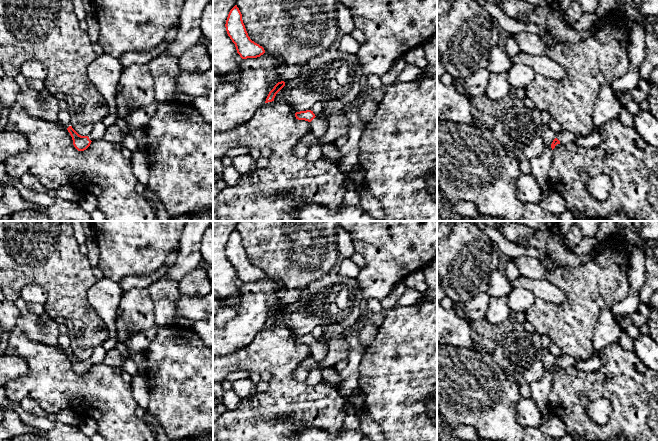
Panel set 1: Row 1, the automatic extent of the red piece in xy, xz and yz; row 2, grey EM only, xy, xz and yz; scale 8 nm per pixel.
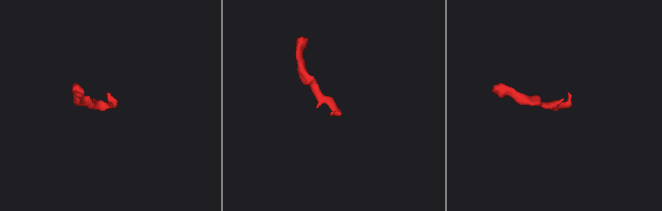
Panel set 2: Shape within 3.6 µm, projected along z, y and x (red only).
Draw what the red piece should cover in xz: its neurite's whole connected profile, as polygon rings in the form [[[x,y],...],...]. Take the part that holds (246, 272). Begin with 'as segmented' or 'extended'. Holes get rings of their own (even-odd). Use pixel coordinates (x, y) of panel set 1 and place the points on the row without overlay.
as segmented; [[[235,229],[229,236],[226,244],[226,255],[235,268],[237,277],[242,283],[257,282],[265,277],[262,270],[250,263],[242,244],[242,238]]]

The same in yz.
extended; [[[562,353],[561,356],[556,357],[556,362],[553,364],[551,372],[553,374],[555,370],[560,367],[575,366],[579,361],[580,360],[575,357]]]

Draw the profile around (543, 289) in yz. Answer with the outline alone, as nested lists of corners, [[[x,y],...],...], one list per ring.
[[[520,276],[518,279],[511,281],[511,286],[513,289],[527,289],[533,294],[535,298],[552,302],[554,304],[561,304],[567,299],[567,295],[562,289],[545,278],[530,279]]]

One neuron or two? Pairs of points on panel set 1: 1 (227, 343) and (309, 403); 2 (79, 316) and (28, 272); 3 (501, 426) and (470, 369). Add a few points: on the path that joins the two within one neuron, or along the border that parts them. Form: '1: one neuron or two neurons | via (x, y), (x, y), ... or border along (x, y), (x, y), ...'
1: two neurons | border along (255, 335), (248, 344), (223, 356)
2: one neuron | via (69, 302), (42, 275)
3: one neuron | via (492, 412), (489, 404), (470, 383)

